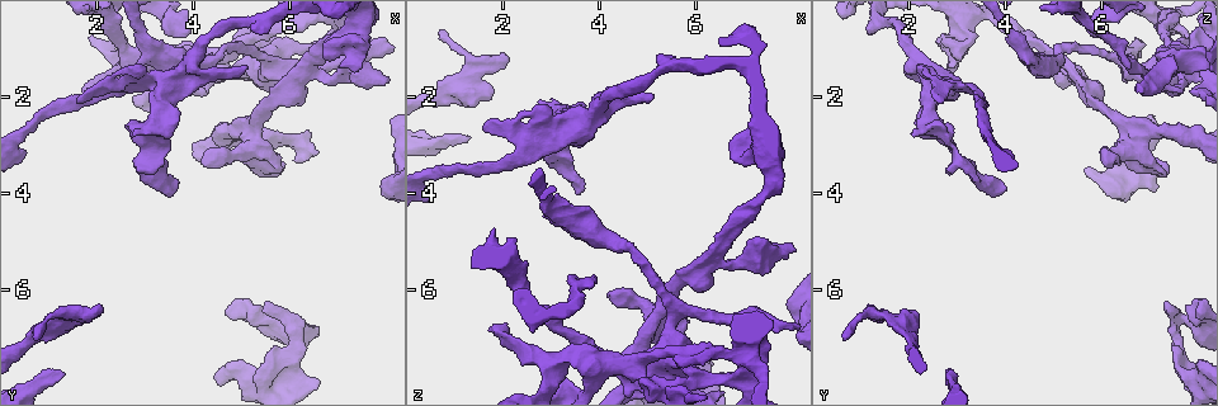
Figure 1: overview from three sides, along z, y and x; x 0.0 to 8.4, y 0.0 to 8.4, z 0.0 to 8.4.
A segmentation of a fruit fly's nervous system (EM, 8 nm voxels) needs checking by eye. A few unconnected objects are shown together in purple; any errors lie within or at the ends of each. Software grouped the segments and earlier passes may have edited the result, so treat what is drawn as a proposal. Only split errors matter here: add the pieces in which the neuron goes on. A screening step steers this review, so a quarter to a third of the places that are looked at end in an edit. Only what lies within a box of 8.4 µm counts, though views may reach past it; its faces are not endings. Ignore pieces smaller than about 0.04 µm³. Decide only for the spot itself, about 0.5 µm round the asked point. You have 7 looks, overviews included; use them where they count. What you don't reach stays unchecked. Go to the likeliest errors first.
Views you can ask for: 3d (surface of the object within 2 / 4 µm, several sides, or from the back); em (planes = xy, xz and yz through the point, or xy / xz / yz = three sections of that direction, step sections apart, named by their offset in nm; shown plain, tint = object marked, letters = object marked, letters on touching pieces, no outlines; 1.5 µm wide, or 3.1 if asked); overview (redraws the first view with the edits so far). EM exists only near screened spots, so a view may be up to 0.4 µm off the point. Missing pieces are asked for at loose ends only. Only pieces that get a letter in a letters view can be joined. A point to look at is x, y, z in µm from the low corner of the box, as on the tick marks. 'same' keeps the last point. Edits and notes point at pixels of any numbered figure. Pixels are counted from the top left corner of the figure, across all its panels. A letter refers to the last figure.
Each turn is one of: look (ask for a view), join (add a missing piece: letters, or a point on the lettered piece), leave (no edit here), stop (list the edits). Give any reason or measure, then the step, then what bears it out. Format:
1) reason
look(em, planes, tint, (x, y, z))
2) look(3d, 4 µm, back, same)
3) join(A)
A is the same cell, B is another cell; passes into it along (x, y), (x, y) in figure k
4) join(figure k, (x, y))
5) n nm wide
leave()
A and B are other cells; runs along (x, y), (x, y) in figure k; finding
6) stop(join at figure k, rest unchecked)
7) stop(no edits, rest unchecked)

an open end
look(em, planes, letters, (0.75, 7.10, 0.65))

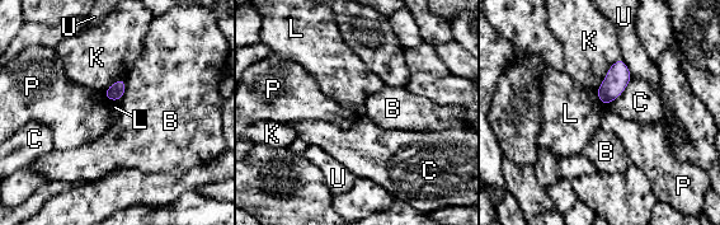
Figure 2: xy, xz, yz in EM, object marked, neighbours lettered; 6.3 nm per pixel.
leave()
B, C, K, L, P and U are other cells; border along (106, 98), (120, 101) in figure 2; none of them fits

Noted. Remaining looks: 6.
free end
look(em, yz, step 8, letters, (1.65, 1.95, 6.90))

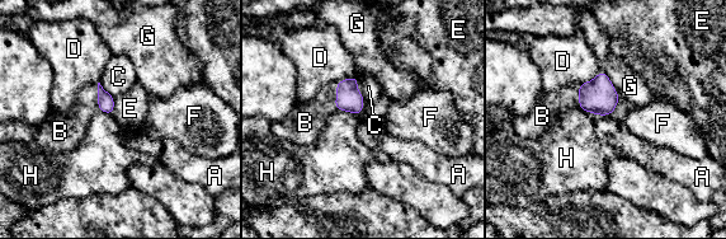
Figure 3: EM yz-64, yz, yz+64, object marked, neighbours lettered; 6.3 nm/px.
look(em, planes, letters, same)

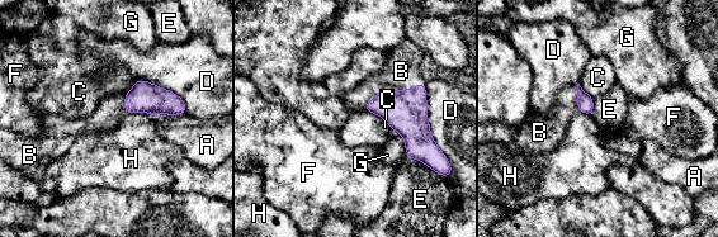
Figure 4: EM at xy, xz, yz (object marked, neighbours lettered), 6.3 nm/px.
join(B)
B is the same cell, A, C, D, E, F, G and H are other cells; it goes on there

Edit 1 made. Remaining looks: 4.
redraw
look(overview)

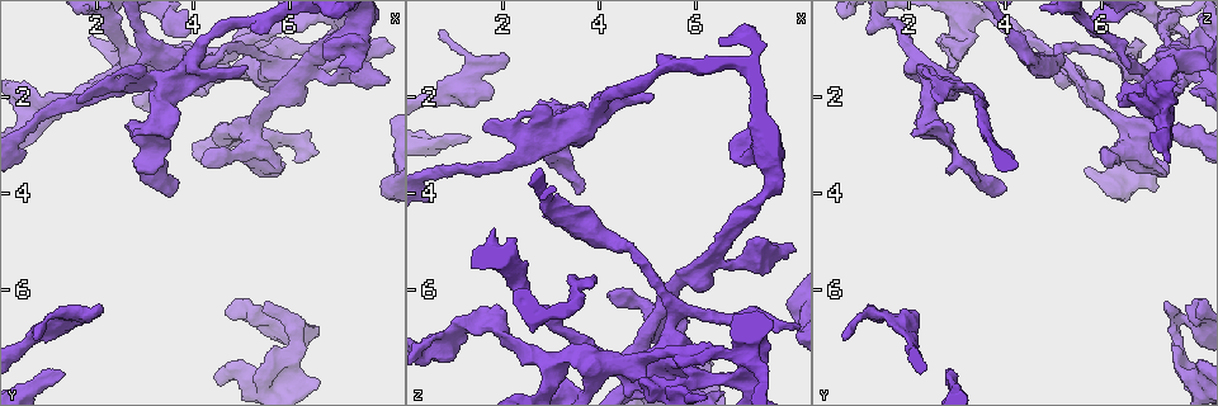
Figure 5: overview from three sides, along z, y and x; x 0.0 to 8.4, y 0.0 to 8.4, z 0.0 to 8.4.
an open end
look(3d, 2 µm, (5.85, 3.60, 6.70))

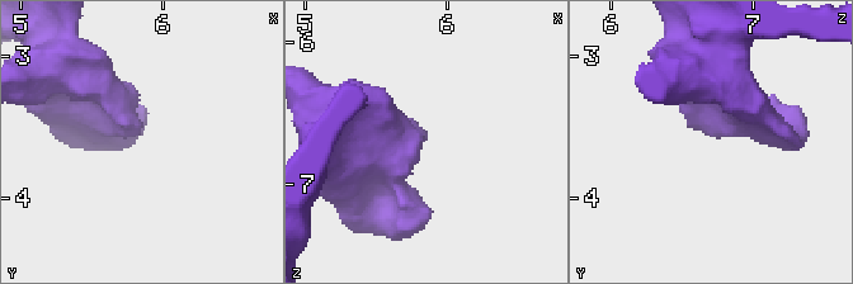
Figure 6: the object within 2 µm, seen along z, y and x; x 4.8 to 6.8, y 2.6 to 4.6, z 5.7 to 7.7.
look(em, xz, step 8, tint, (5.84, 3.54, 6.72))

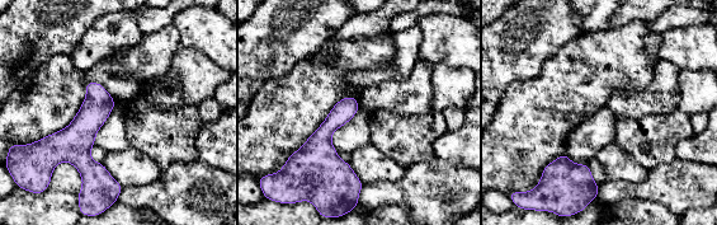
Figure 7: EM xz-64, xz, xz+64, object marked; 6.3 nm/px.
another direction
look(em, planes, letters, same)

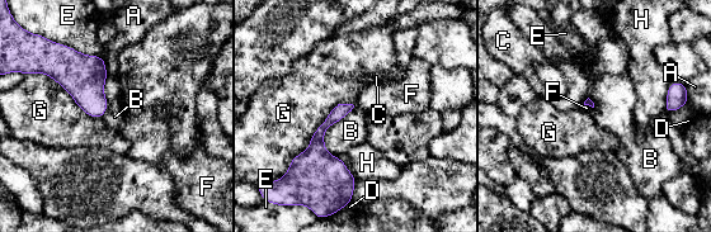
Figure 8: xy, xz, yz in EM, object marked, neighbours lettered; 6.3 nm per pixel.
leave()
A, B, C, D, E, F, G and H are other cells; border along (354, 105), (324, 135), (335, 157) in figure 8; no lettered piece goes on from it

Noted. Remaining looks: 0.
stop(join at figure 4, rest unchecked)

